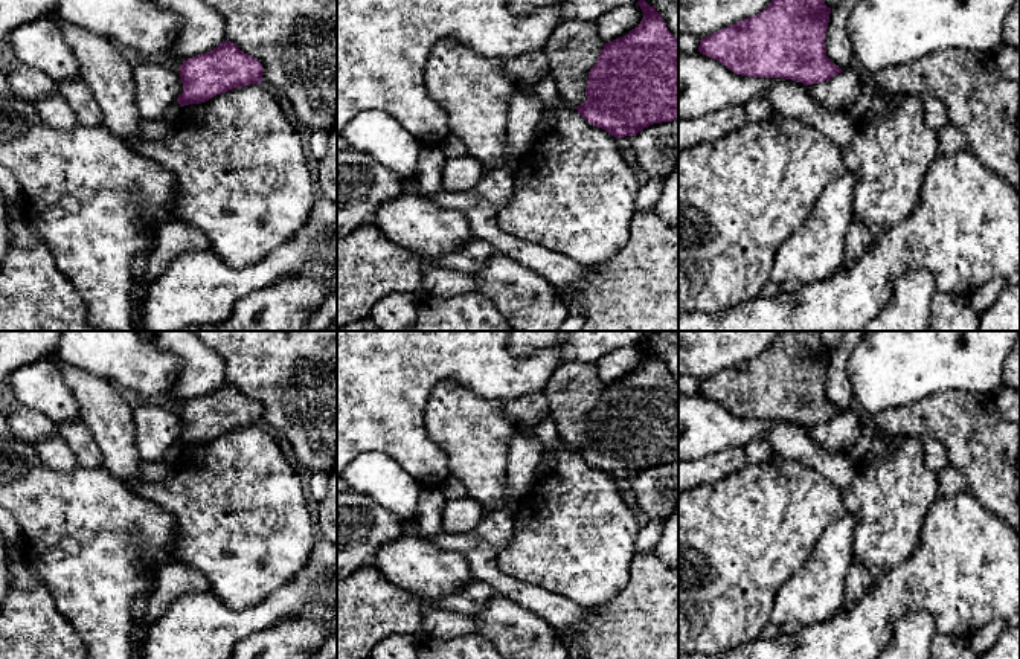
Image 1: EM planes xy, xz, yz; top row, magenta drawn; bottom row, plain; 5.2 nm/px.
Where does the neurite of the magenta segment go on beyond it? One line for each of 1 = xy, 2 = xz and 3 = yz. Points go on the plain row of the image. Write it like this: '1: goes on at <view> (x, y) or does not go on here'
1: does not go on here
2: does not go on here
3: does not go on here

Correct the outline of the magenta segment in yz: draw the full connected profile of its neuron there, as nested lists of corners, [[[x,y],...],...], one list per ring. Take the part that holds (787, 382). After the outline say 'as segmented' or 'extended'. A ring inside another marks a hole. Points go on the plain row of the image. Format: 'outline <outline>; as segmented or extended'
outline [[[779,331],[762,354],[701,380],[698,394],[741,418],[785,420],[803,427],[829,423],[843,412],[826,398],[831,349],[825,346],[820,333]]]; as segmented

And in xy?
outline [[[226,381],[210,394],[184,401],[178,415],[183,435],[177,442],[184,448],[206,444],[236,429],[261,426],[264,409]]]; as segmented

